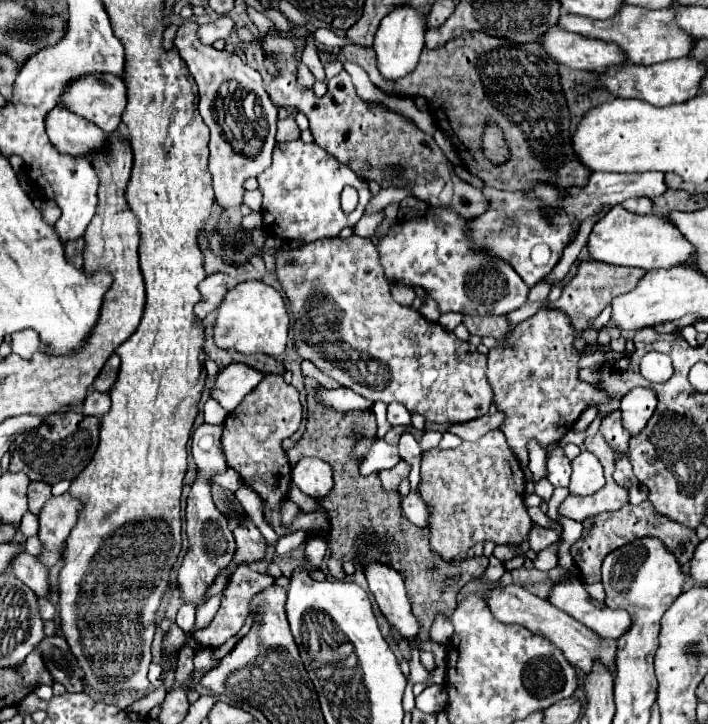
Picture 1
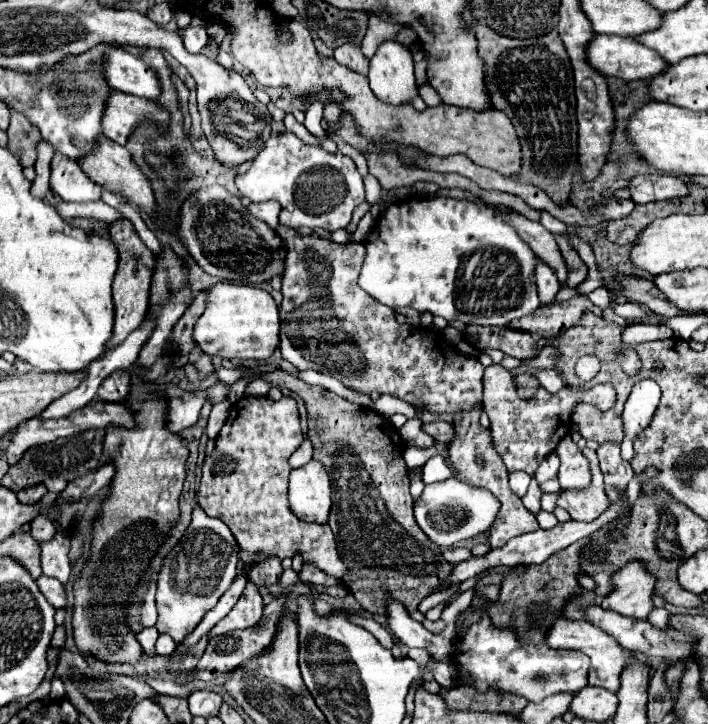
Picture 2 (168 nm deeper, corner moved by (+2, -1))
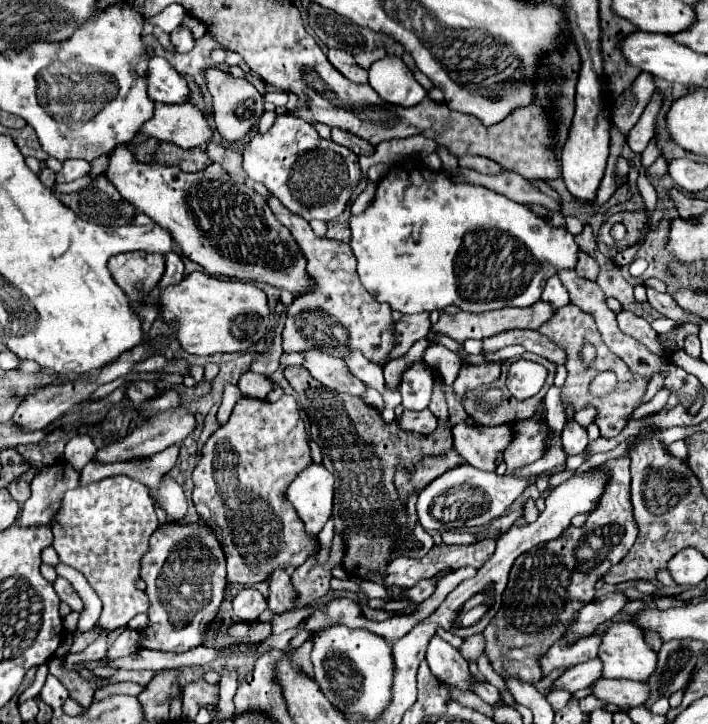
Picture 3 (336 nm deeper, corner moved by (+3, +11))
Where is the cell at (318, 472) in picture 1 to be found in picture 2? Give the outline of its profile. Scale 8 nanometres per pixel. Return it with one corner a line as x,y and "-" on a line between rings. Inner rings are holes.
316,460
290,472
288,506
304,522
326,524
332,508
332,488
324,466

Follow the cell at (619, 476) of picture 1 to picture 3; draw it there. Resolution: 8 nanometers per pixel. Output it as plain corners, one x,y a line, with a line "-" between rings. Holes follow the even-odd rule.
627,456
603,462
599,472
605,472
609,478
587,524
583,528
569,526
559,538
523,552
509,572
503,604
483,630
485,656
501,676
515,676
527,684
537,684
543,678
537,658
559,640
569,624
573,624
579,608
593,600
595,582
629,552
637,538
629,494
631,476

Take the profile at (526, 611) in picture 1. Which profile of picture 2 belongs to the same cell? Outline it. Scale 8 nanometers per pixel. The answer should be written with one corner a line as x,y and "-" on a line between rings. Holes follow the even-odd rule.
568,618
558,620
554,624
554,630
548,632
546,644
550,648
564,648
564,650
580,650
580,652
584,652
592,660
592,668
590,668
590,674
588,674
588,684
606,688
610,692
618,692
618,688
620,688
620,674
632,660
632,652
624,650
604,630
600,630
598,626
594,626
590,622
584,622
584,620
568,620

